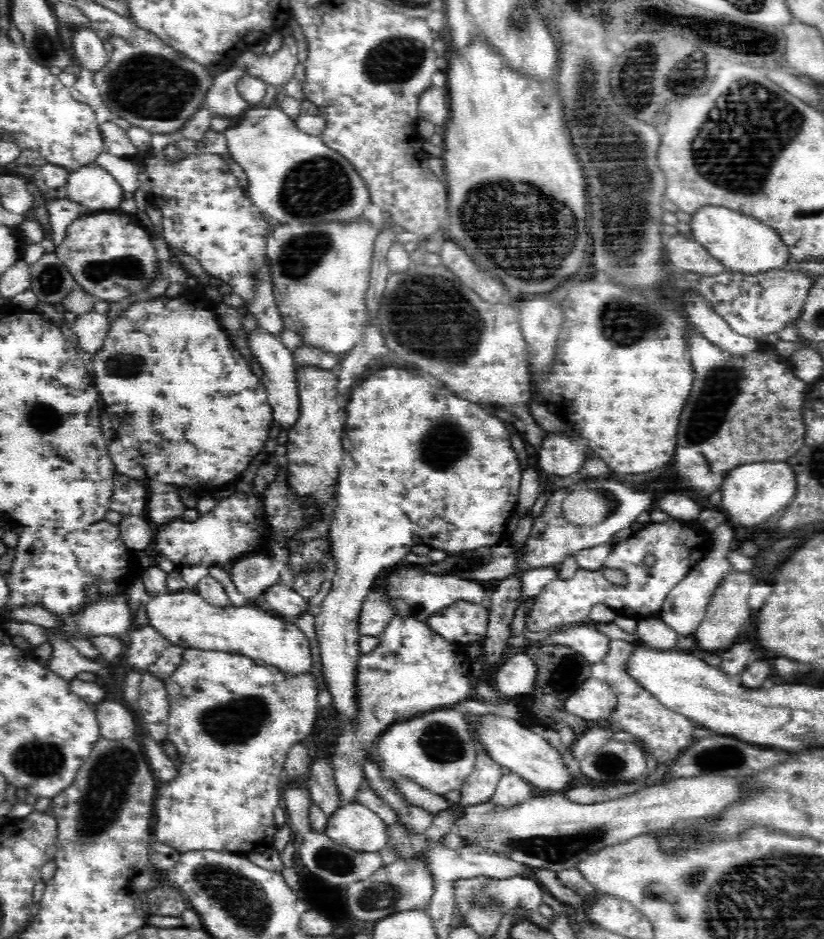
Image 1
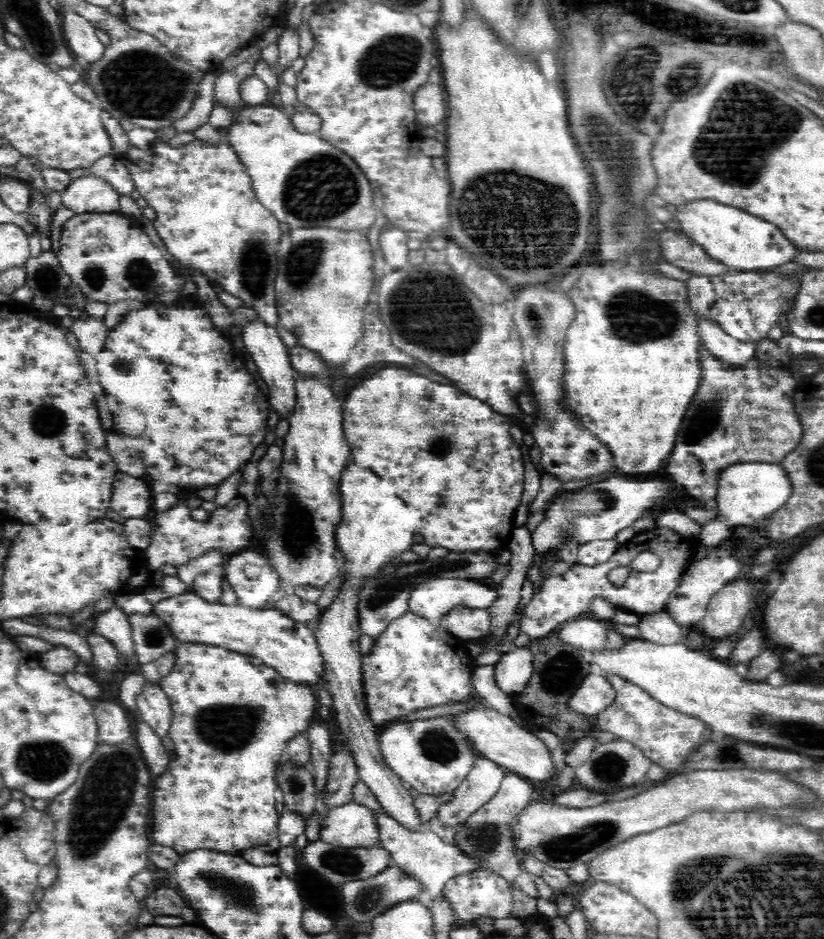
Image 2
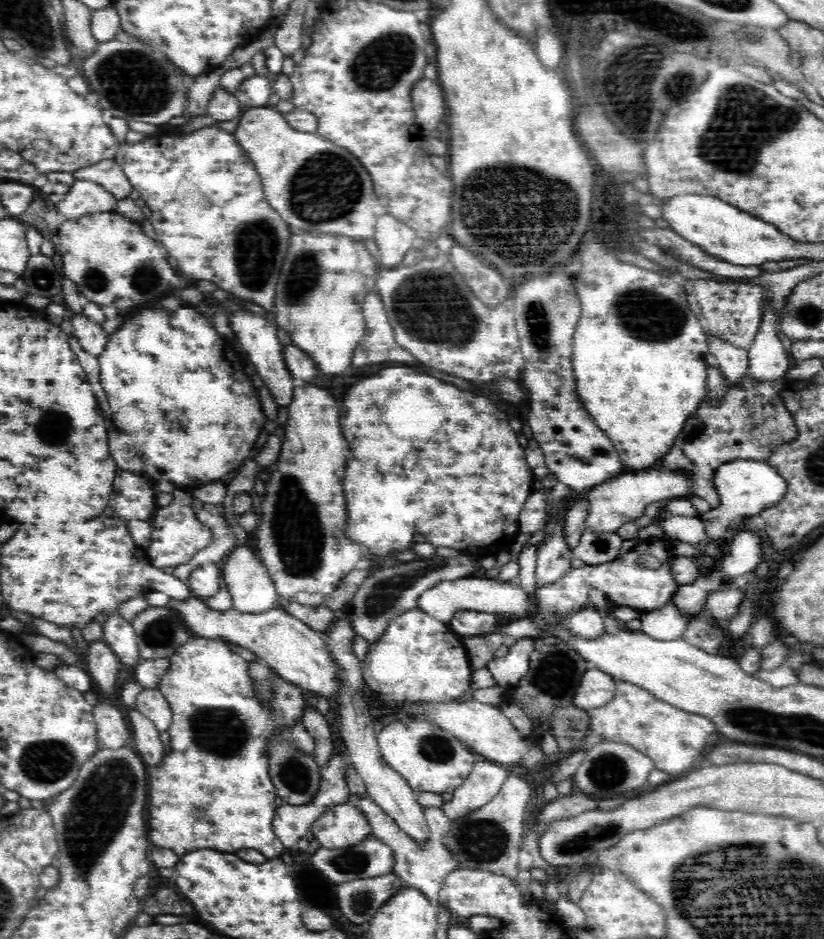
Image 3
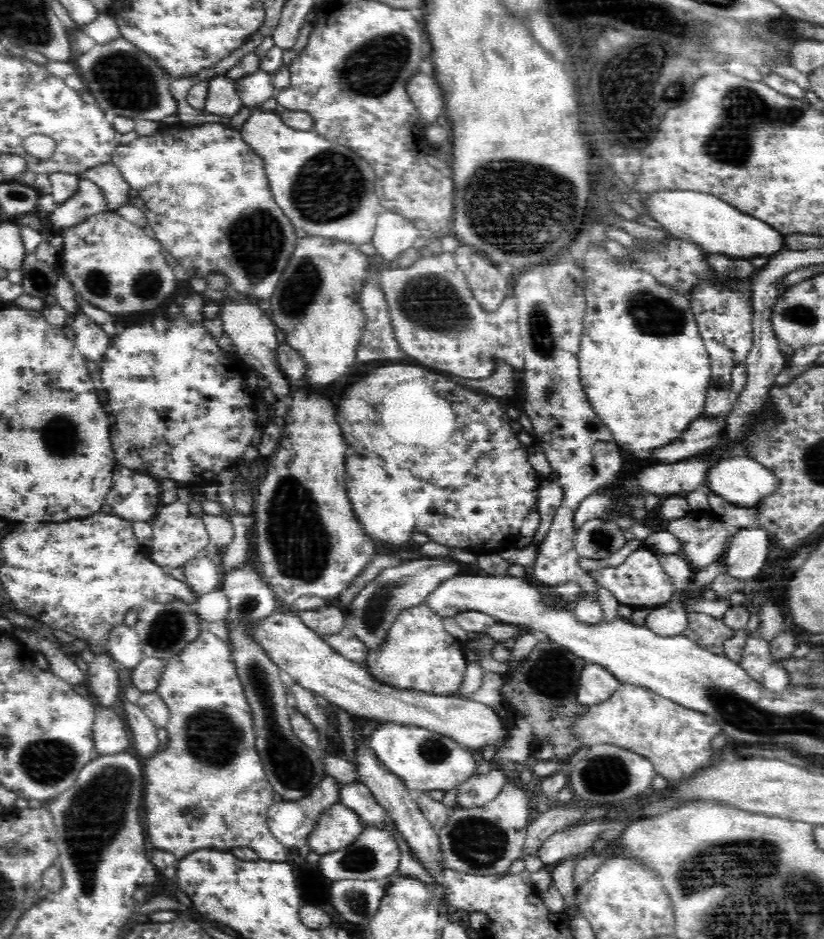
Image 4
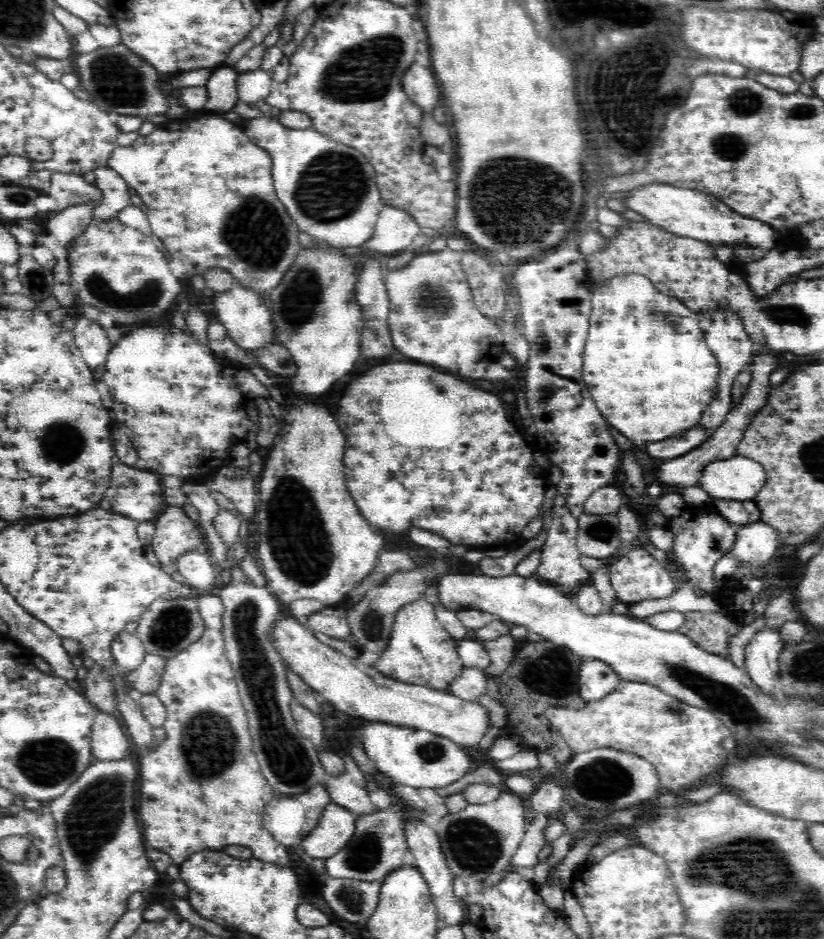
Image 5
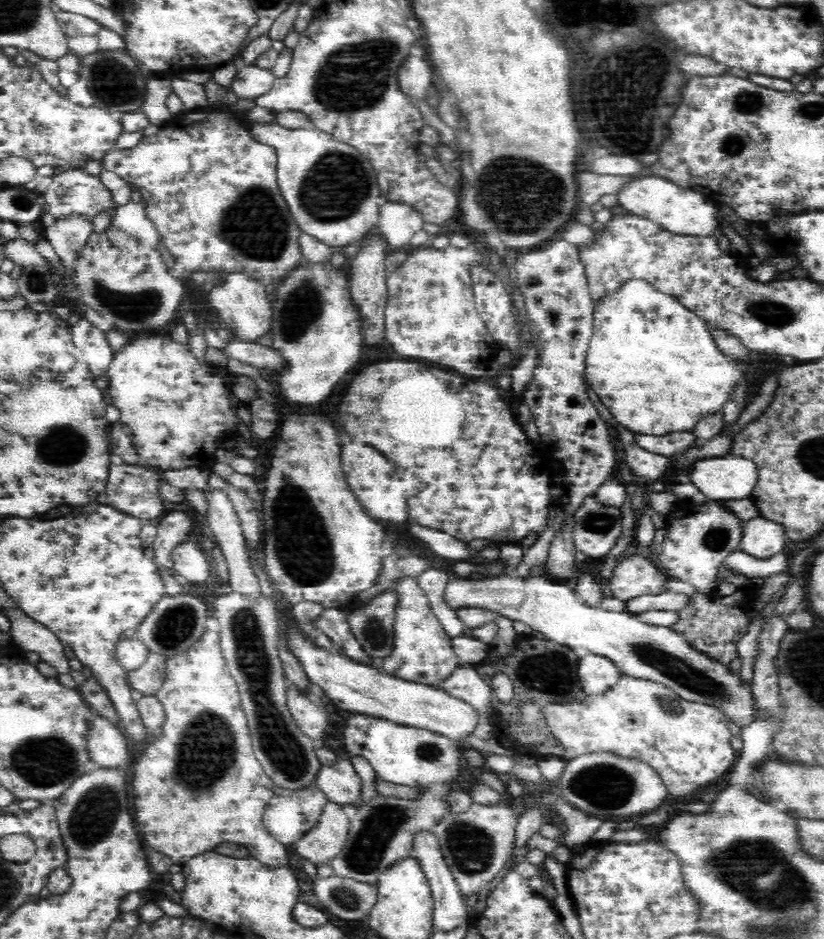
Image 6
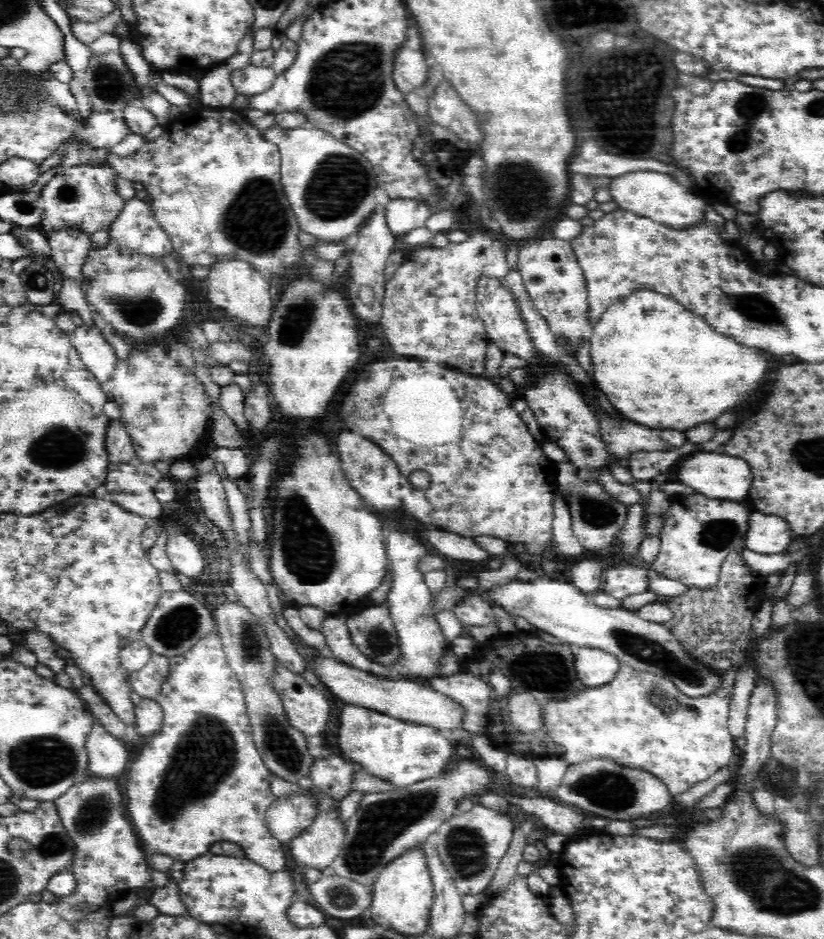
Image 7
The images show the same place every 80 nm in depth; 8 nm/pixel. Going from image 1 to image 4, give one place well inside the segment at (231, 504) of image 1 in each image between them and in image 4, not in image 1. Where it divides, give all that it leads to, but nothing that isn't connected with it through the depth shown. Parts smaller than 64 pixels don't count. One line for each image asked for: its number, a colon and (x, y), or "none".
2: (177, 538)
3: (177, 535)
4: (178, 536)

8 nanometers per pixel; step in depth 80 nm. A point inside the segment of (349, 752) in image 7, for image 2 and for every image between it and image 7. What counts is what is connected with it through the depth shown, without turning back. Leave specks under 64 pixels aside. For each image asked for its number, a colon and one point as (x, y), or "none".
2: (431, 756)
3: (430, 759)
4: (425, 760)
5: (415, 757)
6: (398, 753)

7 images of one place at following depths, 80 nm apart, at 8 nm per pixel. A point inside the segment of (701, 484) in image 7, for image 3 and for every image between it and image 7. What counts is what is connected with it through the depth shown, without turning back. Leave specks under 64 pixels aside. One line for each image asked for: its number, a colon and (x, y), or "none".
3: (746, 488)
4: (740, 480)
5: (737, 478)
6: (723, 478)

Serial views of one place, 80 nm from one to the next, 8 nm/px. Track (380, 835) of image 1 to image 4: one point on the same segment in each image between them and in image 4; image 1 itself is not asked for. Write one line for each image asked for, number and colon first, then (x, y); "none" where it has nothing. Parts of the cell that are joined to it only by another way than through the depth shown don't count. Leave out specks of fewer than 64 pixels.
2: (352, 825)
3: (344, 825)
4: (339, 826)

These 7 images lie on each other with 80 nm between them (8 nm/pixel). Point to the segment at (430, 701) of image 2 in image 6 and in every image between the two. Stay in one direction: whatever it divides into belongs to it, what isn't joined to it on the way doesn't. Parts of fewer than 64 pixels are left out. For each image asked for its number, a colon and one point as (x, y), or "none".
3: (418, 660)
4: (418, 654)
5: (420, 652)
6: (422, 652)

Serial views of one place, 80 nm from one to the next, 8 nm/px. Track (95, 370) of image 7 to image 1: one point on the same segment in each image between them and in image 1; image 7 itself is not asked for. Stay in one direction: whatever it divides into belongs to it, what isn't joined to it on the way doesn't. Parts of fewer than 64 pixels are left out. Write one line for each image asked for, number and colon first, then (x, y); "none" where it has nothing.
1: (91, 328)
2: (91, 333)
3: (91, 336)
4: (91, 340)
5: (90, 338)
6: (97, 353)

